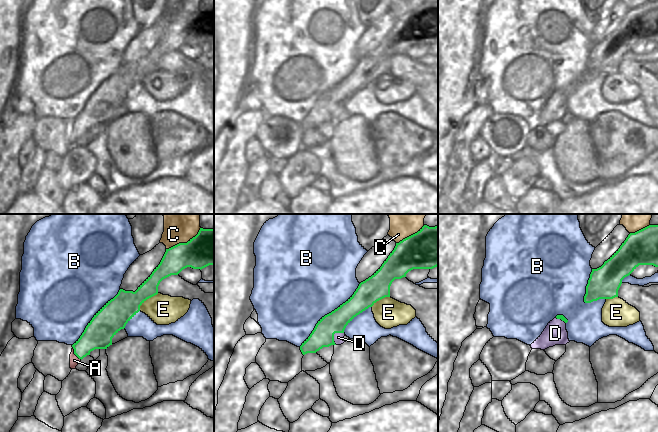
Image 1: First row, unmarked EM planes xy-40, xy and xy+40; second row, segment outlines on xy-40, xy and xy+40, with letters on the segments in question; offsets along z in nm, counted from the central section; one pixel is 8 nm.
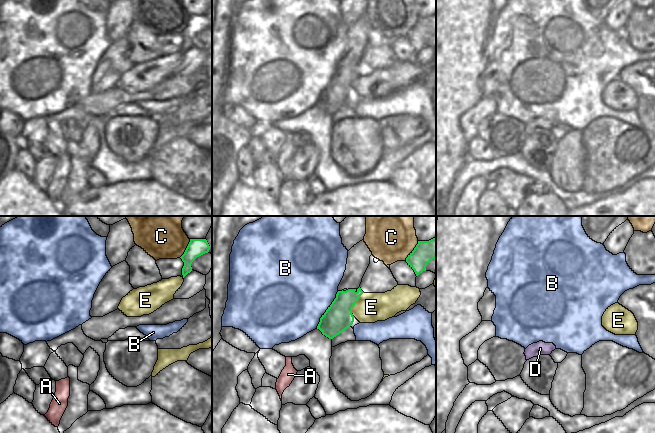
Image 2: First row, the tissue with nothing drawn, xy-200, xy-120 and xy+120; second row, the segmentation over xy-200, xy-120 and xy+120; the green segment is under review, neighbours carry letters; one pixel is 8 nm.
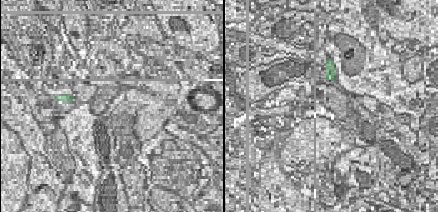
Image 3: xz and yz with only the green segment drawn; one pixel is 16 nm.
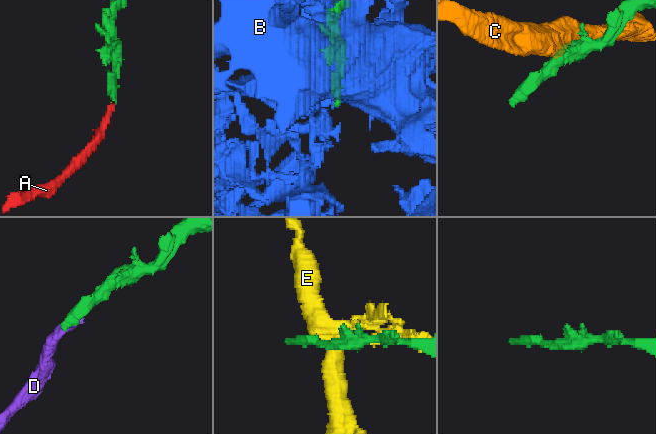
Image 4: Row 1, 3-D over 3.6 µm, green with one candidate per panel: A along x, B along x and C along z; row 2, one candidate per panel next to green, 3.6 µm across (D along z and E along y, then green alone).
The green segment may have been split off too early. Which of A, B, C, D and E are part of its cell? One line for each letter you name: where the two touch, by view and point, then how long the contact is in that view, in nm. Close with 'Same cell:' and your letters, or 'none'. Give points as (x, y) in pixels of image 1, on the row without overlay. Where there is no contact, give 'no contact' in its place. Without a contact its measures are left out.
D: meets green in xy at (333, 111); contact 120 nm long
Same cell: D

